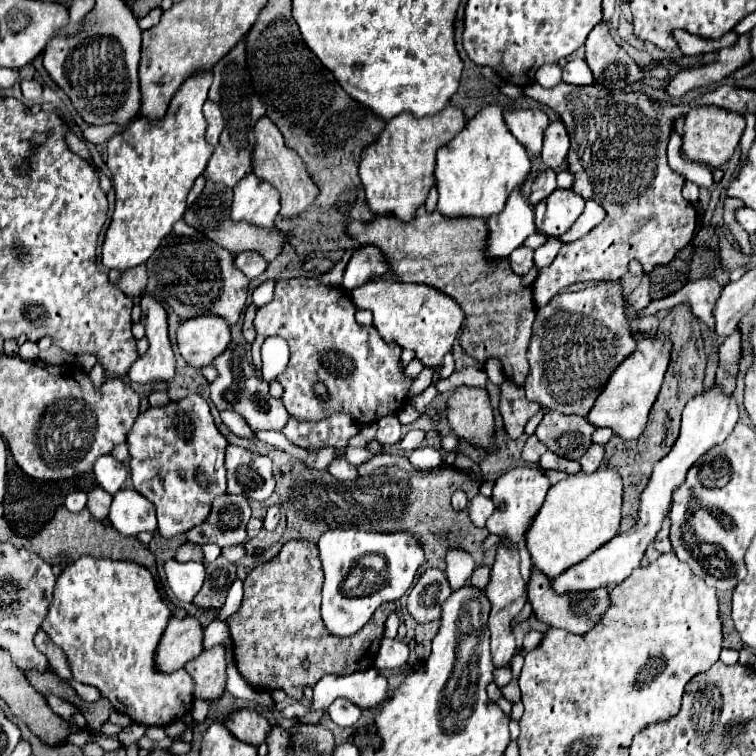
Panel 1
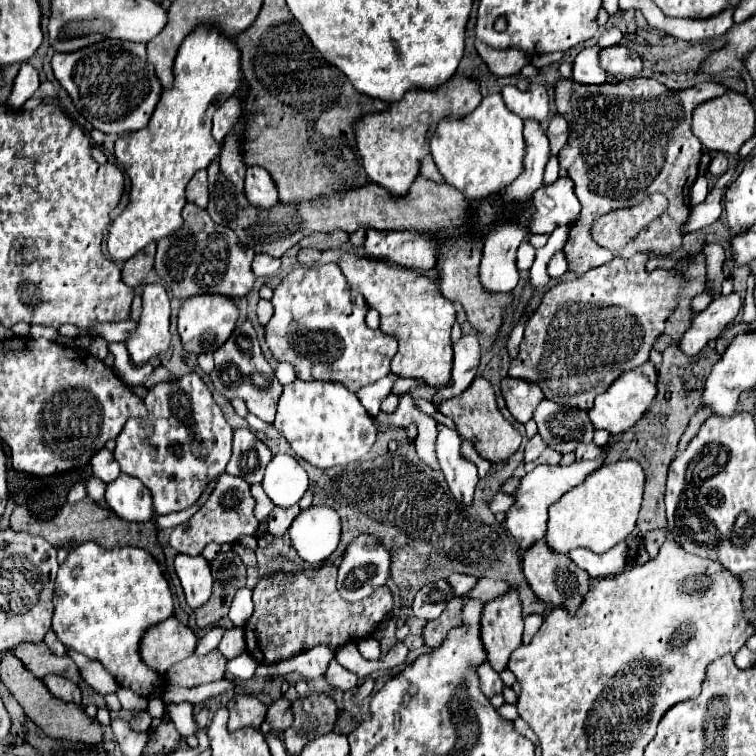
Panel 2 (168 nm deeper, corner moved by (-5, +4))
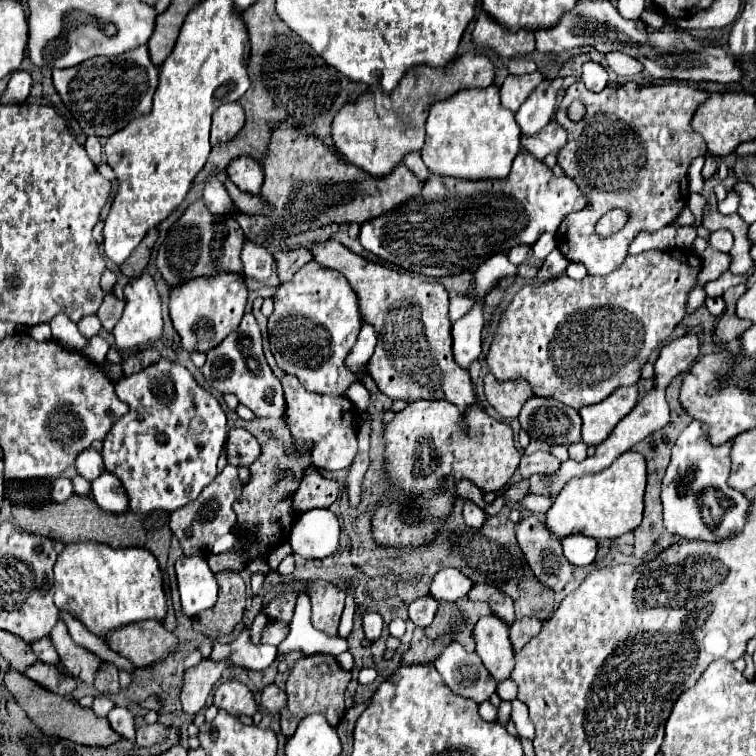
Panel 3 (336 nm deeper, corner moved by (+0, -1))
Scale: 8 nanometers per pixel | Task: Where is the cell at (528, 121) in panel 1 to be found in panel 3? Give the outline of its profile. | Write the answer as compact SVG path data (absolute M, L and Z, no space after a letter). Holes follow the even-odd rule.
M532 72L524 76L508 76L500 86L502 106L516 112L542 82L544 82L544 76L540 72Z

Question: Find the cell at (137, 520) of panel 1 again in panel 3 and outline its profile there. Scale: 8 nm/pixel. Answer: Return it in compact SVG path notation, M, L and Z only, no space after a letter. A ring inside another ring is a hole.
M104 472L92 482L92 496L102 510L112 514L124 514L130 510L128 494L124 494L122 482L112 472Z

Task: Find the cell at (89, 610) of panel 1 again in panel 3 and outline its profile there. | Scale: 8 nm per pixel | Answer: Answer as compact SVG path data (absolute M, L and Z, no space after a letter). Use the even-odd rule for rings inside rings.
M76 542L64 548L62 554L58 554L58 560L54 564L54 602L56 608L62 612L72 614L76 620L80 620L88 632L92 632L96 638L106 642L106 636L122 626L128 626L132 622L142 620L164 620L166 616L166 594L162 586L162 574L158 568L156 558L144 550L144 548L110 548L106 544L98 542Z

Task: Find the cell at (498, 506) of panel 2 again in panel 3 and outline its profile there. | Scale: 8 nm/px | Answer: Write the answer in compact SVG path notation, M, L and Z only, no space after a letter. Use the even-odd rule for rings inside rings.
M526 496L524 500L518 502L518 506L522 510L528 510L530 514L536 514L536 516L544 516L550 508L552 500L548 500L546 496Z

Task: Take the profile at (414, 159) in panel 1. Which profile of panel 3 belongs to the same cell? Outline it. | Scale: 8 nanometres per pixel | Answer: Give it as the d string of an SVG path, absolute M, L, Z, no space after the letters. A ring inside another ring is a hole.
M478 52L454 58L444 68L418 66L402 78L400 86L390 96L382 96L380 90L372 88L360 102L344 106L344 110L336 114L336 122L332 122L336 148L354 166L360 166L376 178L384 178L404 162L406 154L422 150L424 124L432 102L446 100L464 88L486 88L492 84L492 78L494 66Z

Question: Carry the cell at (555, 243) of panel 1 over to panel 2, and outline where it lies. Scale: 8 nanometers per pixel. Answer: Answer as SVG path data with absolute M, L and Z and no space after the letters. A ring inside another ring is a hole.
M557 251L557 253L551 257L551 261L549 261L549 265L547 265L547 273L549 273L551 279L557 279L557 277L561 277L563 273L567 273L567 261L565 261L563 251Z

